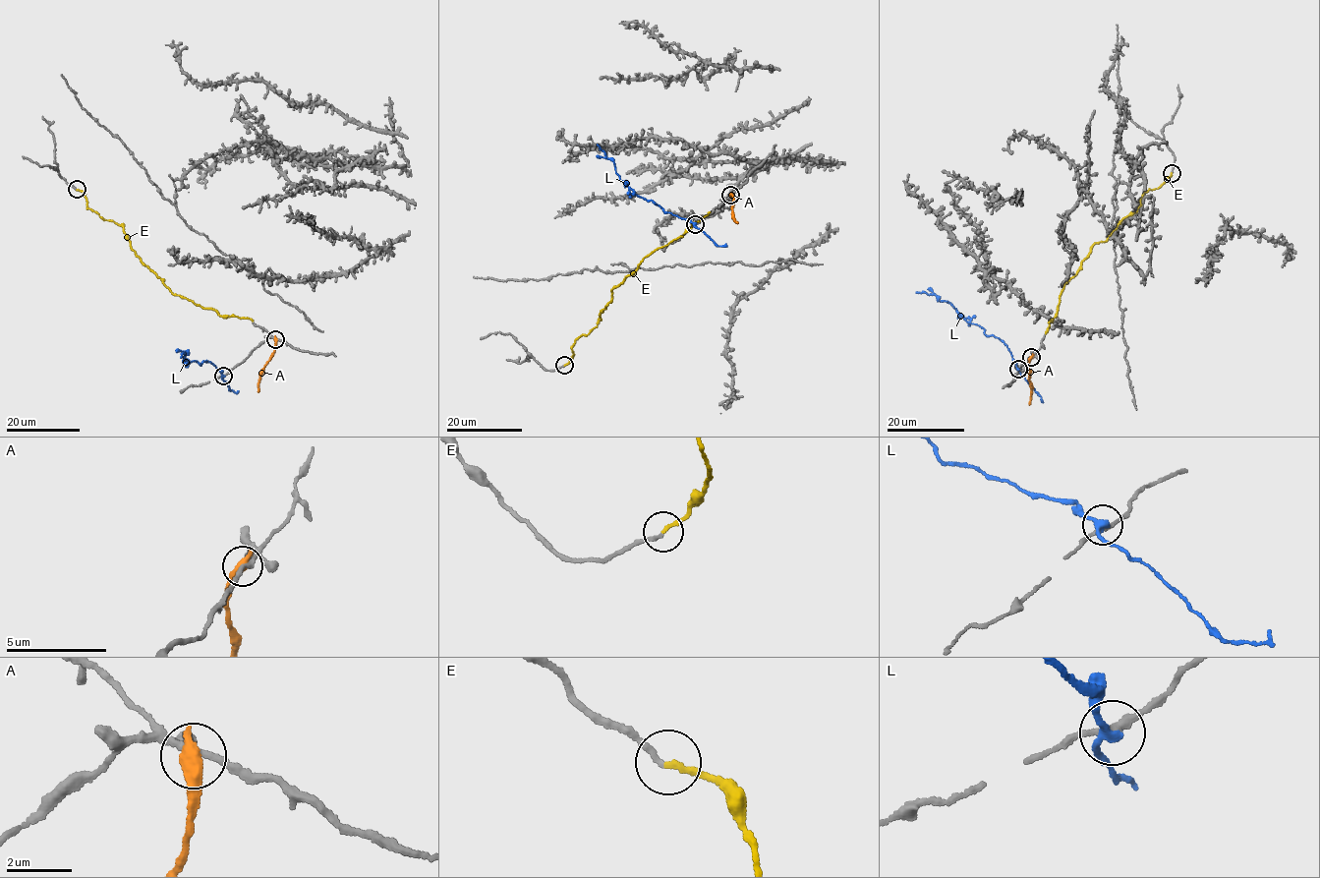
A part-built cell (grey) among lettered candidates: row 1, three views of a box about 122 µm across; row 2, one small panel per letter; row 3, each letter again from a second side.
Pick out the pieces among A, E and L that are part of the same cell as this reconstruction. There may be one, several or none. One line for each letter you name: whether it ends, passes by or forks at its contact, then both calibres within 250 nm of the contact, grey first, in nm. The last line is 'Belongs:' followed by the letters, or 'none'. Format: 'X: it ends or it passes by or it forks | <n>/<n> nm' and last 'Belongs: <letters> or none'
E: it ends | 180/190 nm
Belongs: E

